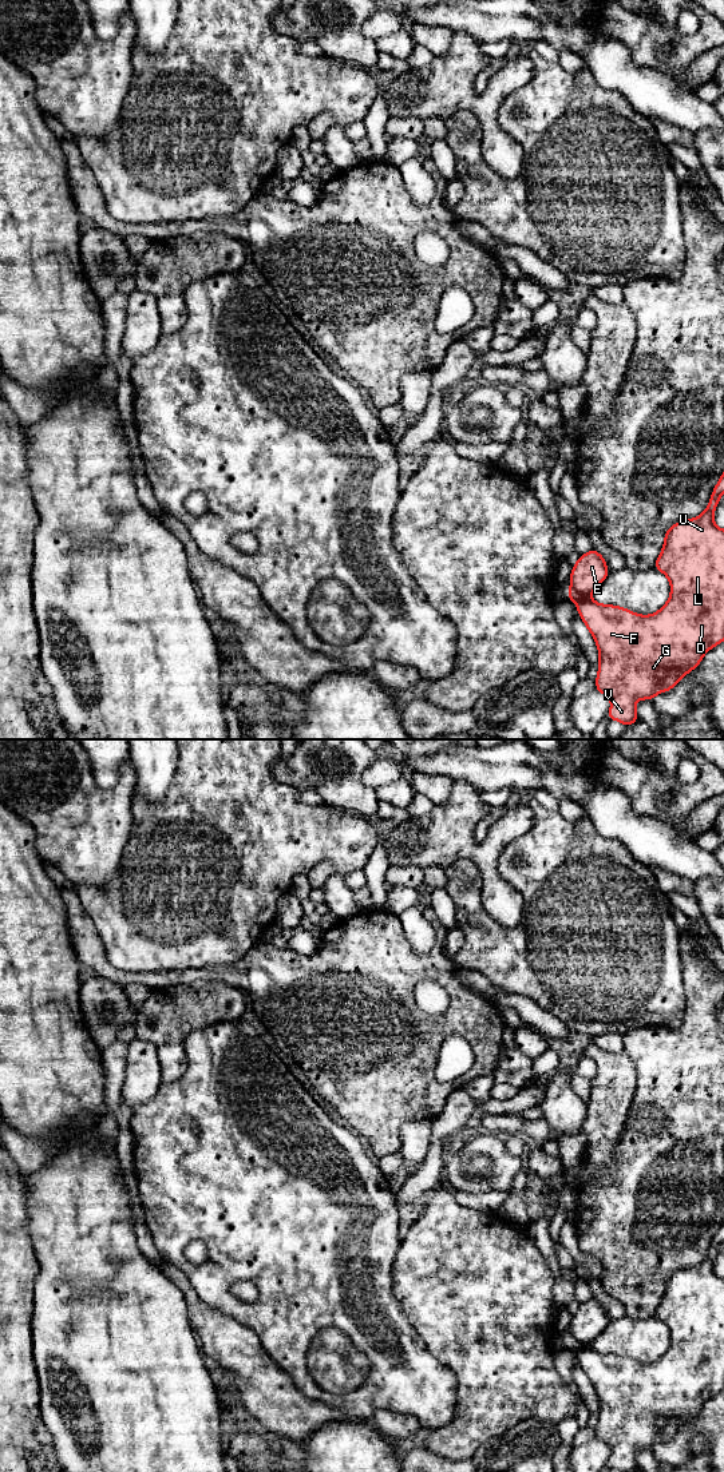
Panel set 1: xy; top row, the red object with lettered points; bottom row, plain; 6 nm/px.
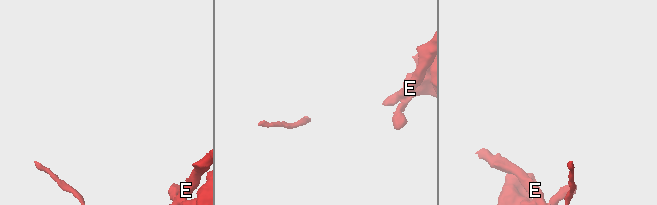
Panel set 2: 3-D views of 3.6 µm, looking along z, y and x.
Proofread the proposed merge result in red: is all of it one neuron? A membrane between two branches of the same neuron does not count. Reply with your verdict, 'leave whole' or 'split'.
split

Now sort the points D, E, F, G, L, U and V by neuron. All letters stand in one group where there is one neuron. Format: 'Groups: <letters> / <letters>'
Groups: D F G L U V / E

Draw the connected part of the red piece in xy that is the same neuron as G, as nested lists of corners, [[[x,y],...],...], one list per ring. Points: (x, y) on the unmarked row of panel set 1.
[[[724,1221],[712,1239],[707,1258],[691,1269],[674,1271],[664,1286],[664,1296],[654,1317],[661,1320],[670,1330],[668,1350],[652,1364],[638,1364],[628,1357],[600,1353],[592,1346],[577,1349],[577,1360],[594,1386],[600,1401],[596,1439],[608,1445],[612,1455],[608,1460],[610,1469],[621,1472],[638,1471],[636,1451],[652,1449],[658,1441],[673,1437],[683,1425],[693,1420],[703,1405],[724,1389],[724,1278],[713,1270],[713,1261],[724,1242]]]

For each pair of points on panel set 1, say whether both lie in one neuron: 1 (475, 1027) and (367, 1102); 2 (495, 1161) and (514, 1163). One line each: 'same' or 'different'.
1: same
2: same

